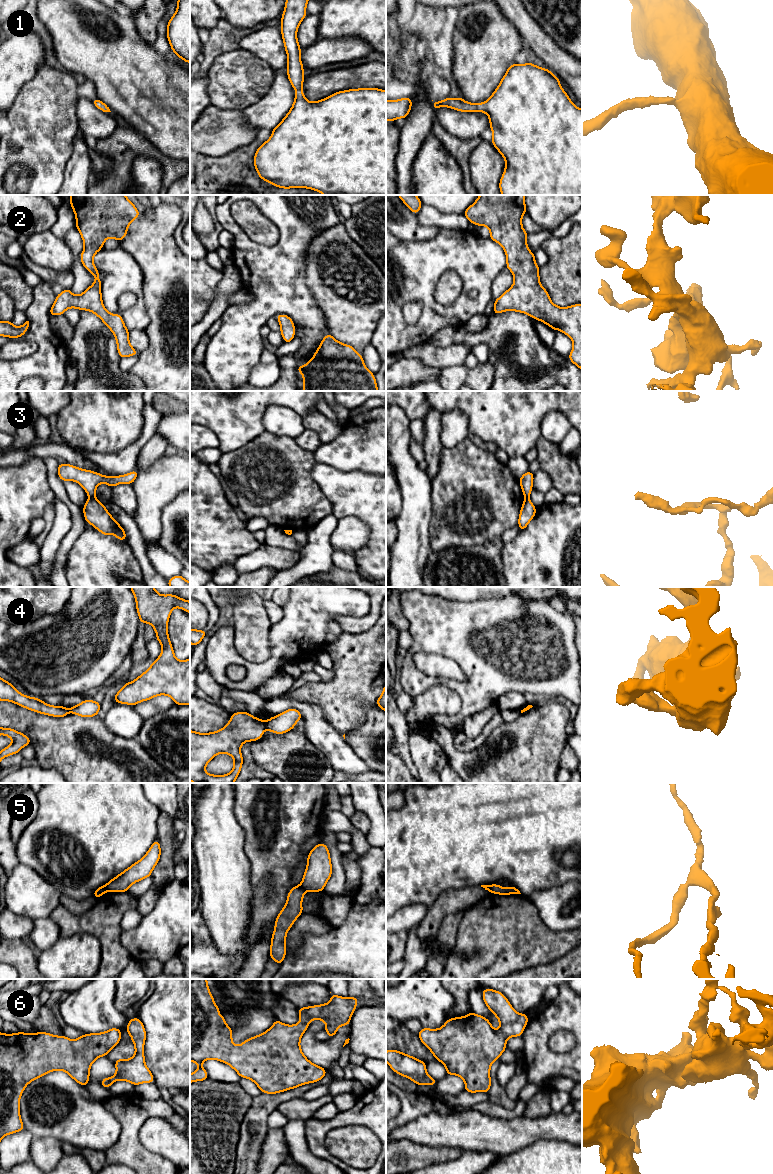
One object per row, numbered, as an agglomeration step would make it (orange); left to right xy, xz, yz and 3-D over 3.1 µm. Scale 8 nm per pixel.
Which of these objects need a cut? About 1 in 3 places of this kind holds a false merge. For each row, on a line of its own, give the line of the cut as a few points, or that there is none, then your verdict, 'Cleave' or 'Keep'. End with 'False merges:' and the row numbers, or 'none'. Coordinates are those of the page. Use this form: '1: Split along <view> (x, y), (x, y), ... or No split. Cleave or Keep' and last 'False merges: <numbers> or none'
1: No split. Keep
2: No split. Keep
3: Split along xy (94, 496), (90, 498). Cleave
4: Split along xz (266, 722), (264, 727). Cleave
5: Split along xz (299, 885), (305, 891). Cleave
6: No split. Keep
False merges: 3, 4, 5

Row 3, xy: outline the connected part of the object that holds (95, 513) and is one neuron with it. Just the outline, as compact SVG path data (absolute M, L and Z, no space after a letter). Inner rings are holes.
M95 497L89 498L83 506L84 518L87 523L108 536L113 533L118 540L127 540L126 533L121 525L111 516L104 504Z

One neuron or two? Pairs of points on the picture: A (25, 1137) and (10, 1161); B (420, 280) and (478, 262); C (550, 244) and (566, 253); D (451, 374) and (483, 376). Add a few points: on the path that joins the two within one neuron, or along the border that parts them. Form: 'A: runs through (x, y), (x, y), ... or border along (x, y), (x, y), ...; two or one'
A: runs through (19, 1143), (11, 1155); one
B: runs through (434, 266), (438, 262), (464, 262); one
C: runs through (554, 248), (562, 252); one
D: runs through (459, 376), (475, 376); one

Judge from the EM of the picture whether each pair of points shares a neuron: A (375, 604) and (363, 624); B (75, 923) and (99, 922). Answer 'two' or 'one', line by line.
A: one
B: one

